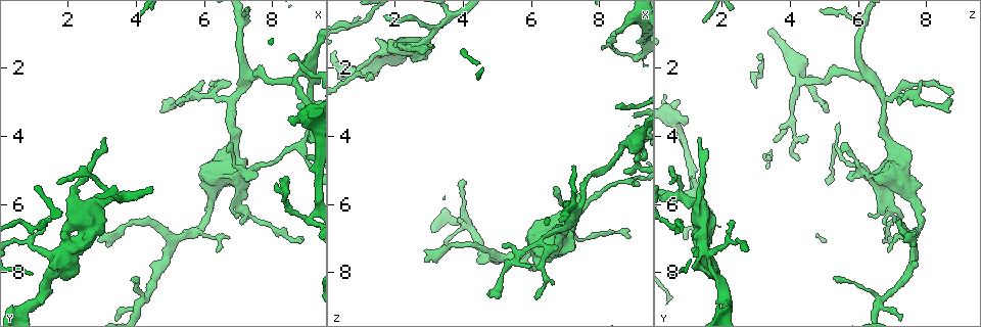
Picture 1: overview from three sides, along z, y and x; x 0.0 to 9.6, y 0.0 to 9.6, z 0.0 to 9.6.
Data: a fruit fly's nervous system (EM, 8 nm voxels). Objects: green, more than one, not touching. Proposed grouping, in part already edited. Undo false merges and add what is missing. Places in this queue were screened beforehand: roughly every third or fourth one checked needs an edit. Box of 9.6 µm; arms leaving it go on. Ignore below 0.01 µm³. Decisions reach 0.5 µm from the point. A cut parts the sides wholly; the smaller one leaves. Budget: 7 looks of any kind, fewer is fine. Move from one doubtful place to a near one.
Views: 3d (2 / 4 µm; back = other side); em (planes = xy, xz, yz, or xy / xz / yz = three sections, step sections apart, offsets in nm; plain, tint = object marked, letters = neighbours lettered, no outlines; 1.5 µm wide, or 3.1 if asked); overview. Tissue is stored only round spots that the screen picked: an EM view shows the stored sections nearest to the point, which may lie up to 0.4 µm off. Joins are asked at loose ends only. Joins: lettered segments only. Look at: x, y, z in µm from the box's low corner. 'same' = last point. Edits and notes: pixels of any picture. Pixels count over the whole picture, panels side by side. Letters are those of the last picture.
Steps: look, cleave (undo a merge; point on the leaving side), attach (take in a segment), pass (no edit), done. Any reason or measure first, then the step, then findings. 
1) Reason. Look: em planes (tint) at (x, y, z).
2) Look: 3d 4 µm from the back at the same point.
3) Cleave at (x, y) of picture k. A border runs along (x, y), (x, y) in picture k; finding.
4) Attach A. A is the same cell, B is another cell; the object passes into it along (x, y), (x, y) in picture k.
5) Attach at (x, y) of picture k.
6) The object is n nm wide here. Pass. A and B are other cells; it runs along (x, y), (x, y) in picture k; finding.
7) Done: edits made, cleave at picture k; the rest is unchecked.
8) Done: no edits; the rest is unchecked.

Sharp bend. Look: em yz step 8 (tint) at (8.60, 2.40, 4.30).

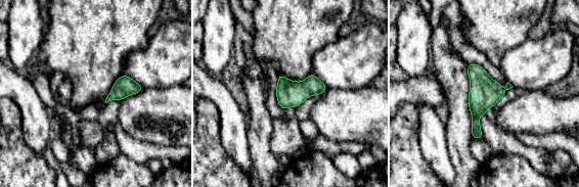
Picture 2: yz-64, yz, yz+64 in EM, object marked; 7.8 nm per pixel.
Cut it another way. Look: em planes (letters) at the same point.

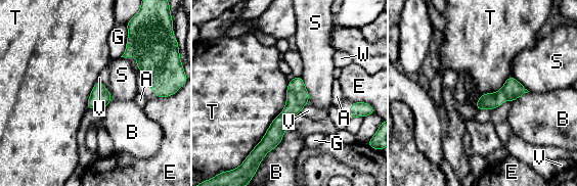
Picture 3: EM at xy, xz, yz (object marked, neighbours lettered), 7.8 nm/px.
Pass. A, B, E, G, S, T, V and W are other cells; it runs along (298, 79), (294, 106), (264, 151) in picture 3; one cell here.

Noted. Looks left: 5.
Free end. Look: em planes (letters) at (7.55, 5.25, 5.70).

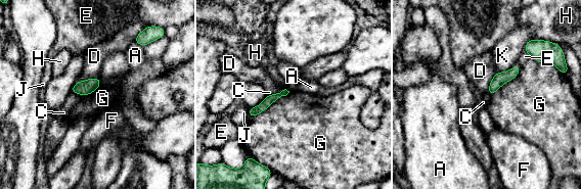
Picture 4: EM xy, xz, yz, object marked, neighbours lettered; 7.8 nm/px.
Pass. A, C, D, E, F, G, H, J and K are other cells; it runs along (284, 92), (270, 98), (251, 114) in picture 4; no lettered segment goes on from it.

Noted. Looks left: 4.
End of a long branch. Look: em planes (plain) at (3.10, 4.10, 1.40).

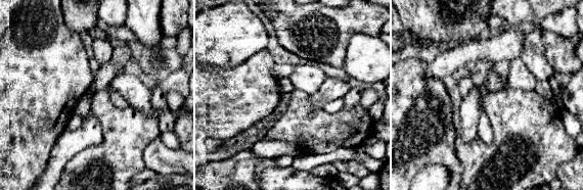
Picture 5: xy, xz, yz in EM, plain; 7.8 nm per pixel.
Look: em planes (tint) at the same point.

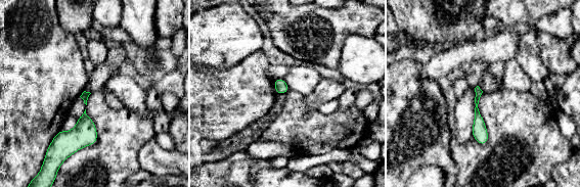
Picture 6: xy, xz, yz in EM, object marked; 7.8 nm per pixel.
Look: em planes (letters) at the same point.

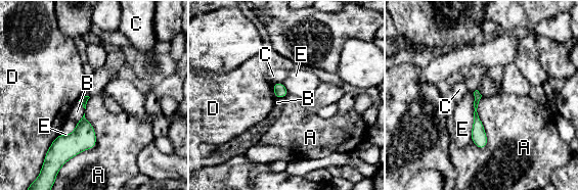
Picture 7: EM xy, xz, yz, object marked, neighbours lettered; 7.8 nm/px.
Pass. A, B, C, D and E are other cells; a border runs along (481, 96), (479, 149) in picture 7; none of them fits.

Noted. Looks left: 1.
Done: no edits; the rest is unchecked.

